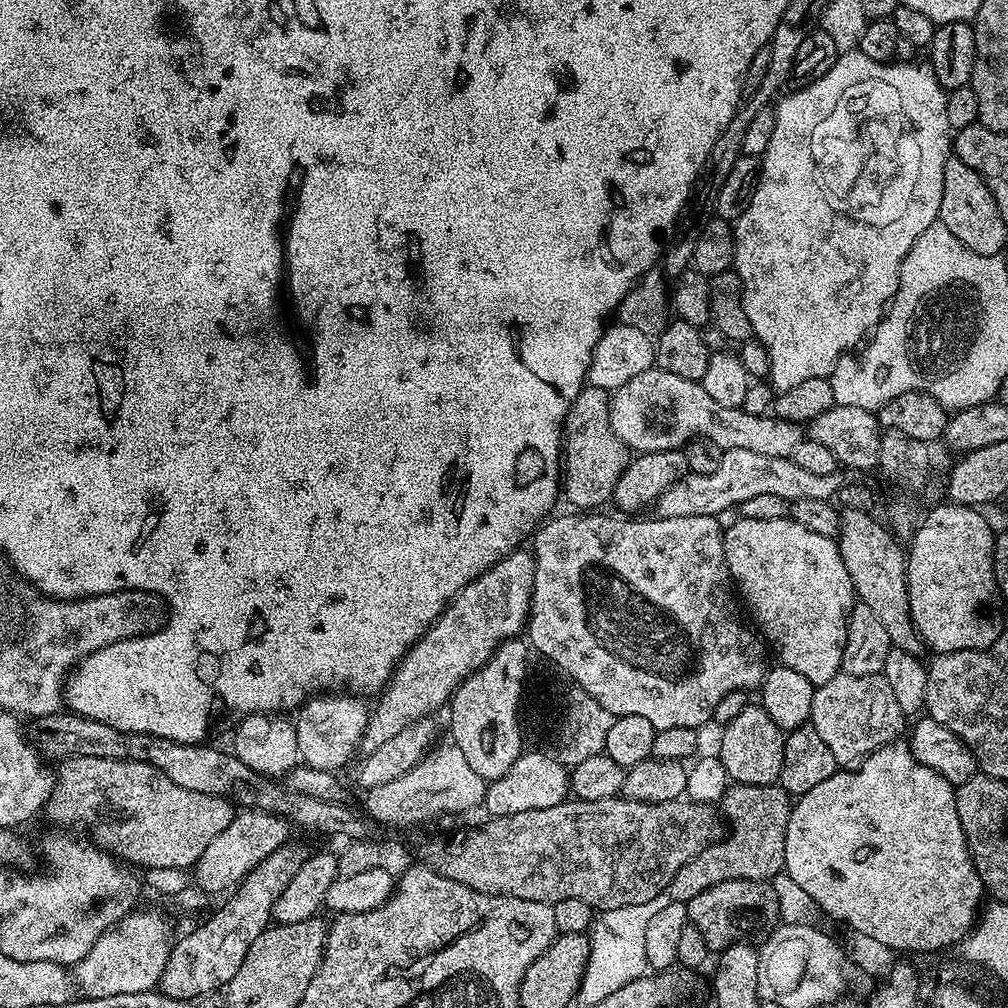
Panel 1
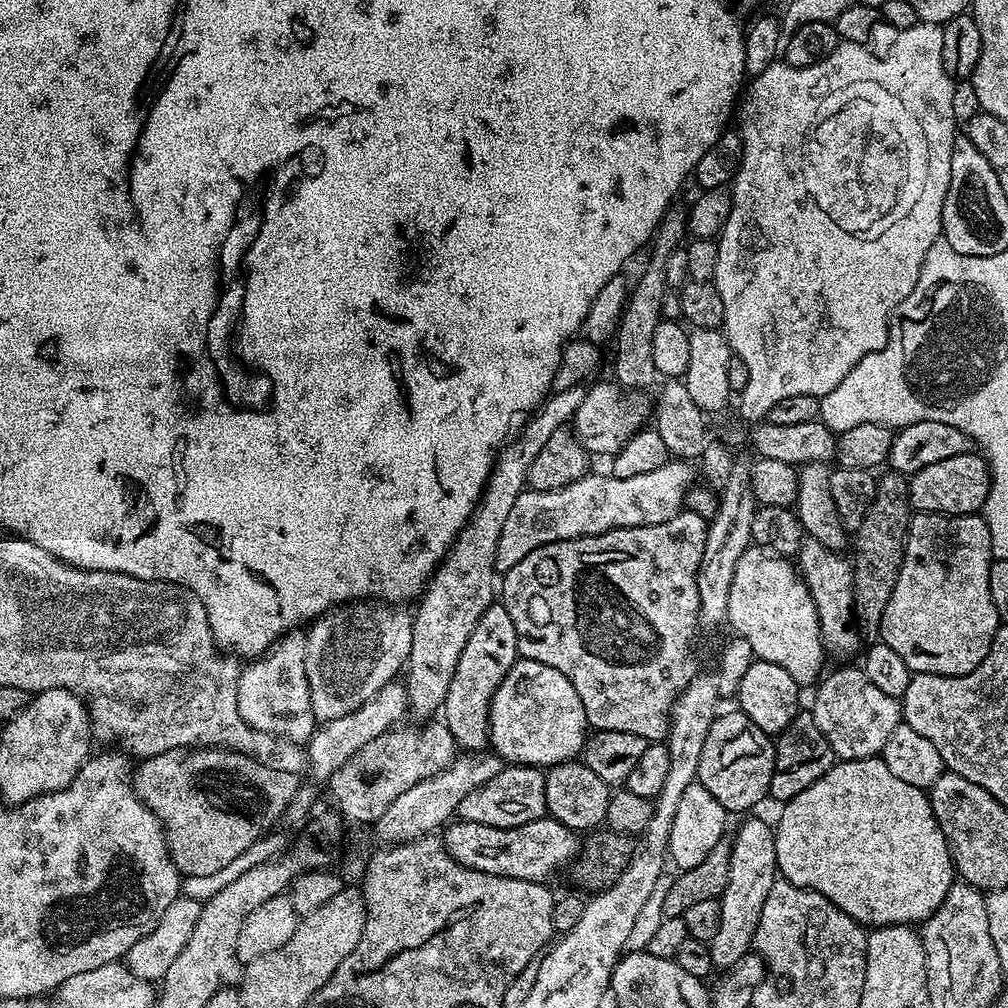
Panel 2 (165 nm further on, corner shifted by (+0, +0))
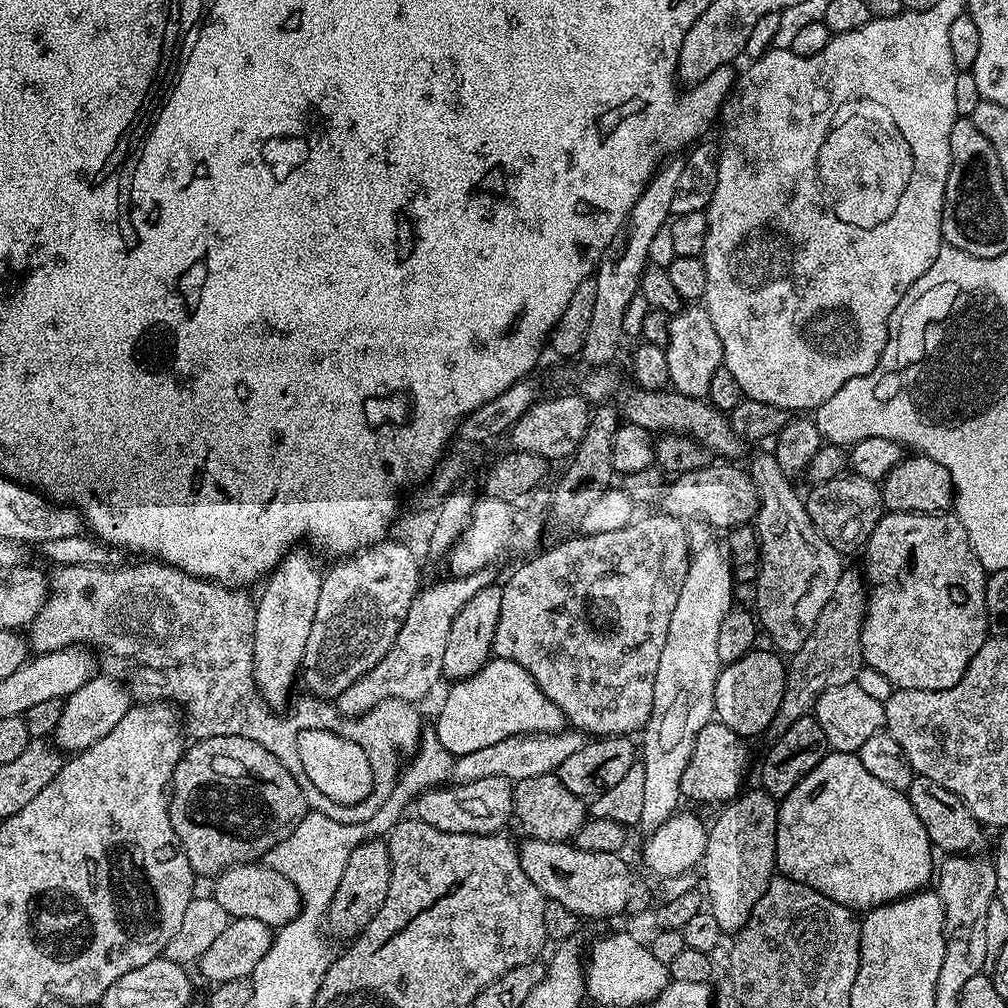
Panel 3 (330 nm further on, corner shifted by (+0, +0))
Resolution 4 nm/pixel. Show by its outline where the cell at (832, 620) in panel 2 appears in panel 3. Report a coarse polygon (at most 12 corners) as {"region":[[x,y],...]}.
{"region":[[771,451],[750,467],[759,627],[806,642],[842,571]]}

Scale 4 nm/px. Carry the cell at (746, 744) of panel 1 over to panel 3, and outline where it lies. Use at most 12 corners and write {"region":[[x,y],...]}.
{"region":[[720,721],[696,735],[681,795],[725,804],[743,789],[745,737]]}

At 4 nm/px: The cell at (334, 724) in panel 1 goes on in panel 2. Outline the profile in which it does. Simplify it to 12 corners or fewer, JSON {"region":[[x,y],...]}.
{"region":[[357,600],[316,617],[317,721],[358,710],[408,663],[413,613]]}

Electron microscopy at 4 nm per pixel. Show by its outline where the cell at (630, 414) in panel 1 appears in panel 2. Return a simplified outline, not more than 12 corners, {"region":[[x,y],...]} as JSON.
{"region":[[591,385],[574,417],[589,454],[611,458],[649,423],[650,404]]}

